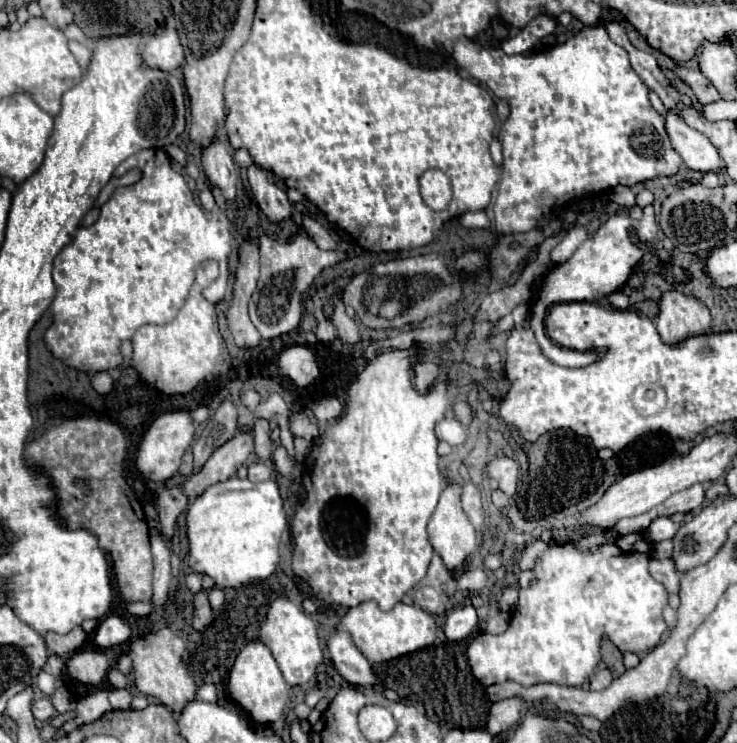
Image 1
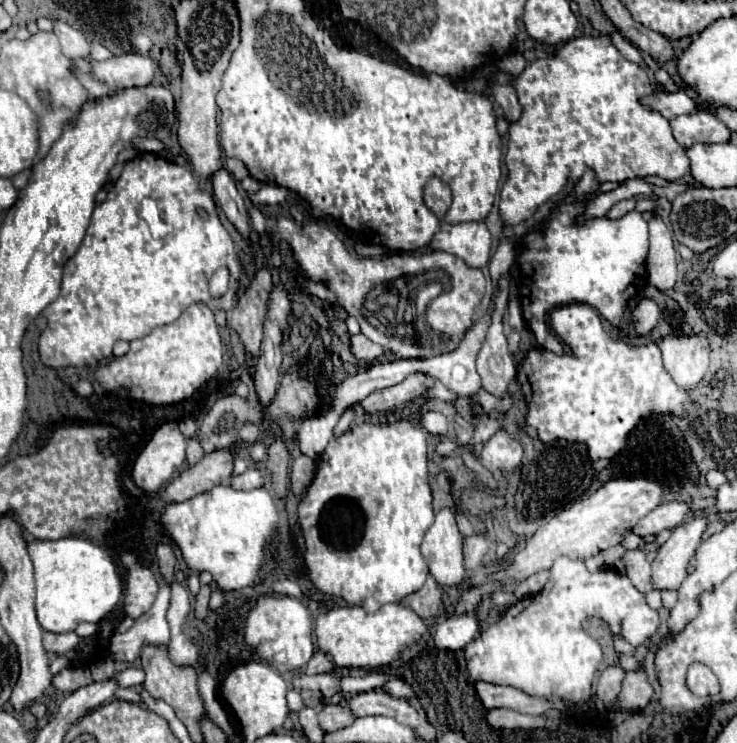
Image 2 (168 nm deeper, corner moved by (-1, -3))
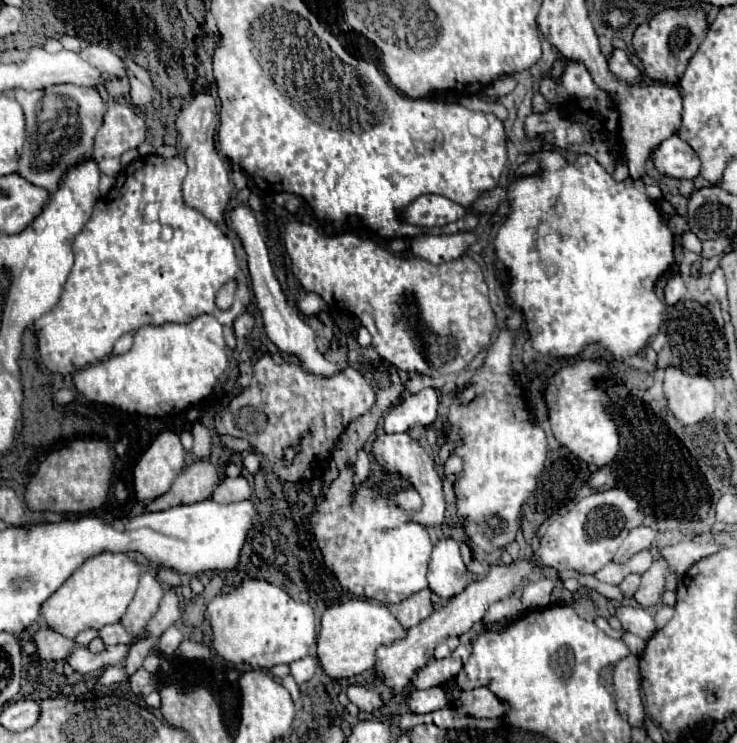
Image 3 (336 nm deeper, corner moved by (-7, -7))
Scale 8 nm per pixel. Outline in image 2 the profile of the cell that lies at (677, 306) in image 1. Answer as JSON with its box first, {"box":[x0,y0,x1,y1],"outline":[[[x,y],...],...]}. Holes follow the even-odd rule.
{"box":[660,331,708,389],"outline":[[[676,331],[660,341],[664,365],[672,379],[684,387],[694,389],[708,373],[708,337],[700,333]]]}

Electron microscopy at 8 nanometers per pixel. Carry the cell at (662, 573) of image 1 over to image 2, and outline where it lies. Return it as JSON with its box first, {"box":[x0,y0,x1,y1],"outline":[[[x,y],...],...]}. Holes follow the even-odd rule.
{"box":[622,549,654,593],"outline":[[[634,549],[634,551],[626,551],[622,557],[622,561],[626,563],[626,575],[644,593],[654,589],[654,585],[650,583],[652,571],[650,571],[650,561],[646,559],[646,553],[648,553],[646,549]]]}

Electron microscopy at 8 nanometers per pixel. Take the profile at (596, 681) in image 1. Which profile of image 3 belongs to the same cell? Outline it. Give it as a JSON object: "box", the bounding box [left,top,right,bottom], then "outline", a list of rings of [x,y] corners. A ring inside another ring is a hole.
{"box":[614,655,644,727],"outline":[[[634,655],[624,657],[614,669],[614,691],[620,715],[634,727],[644,727],[644,705],[640,699],[640,673]]]}

